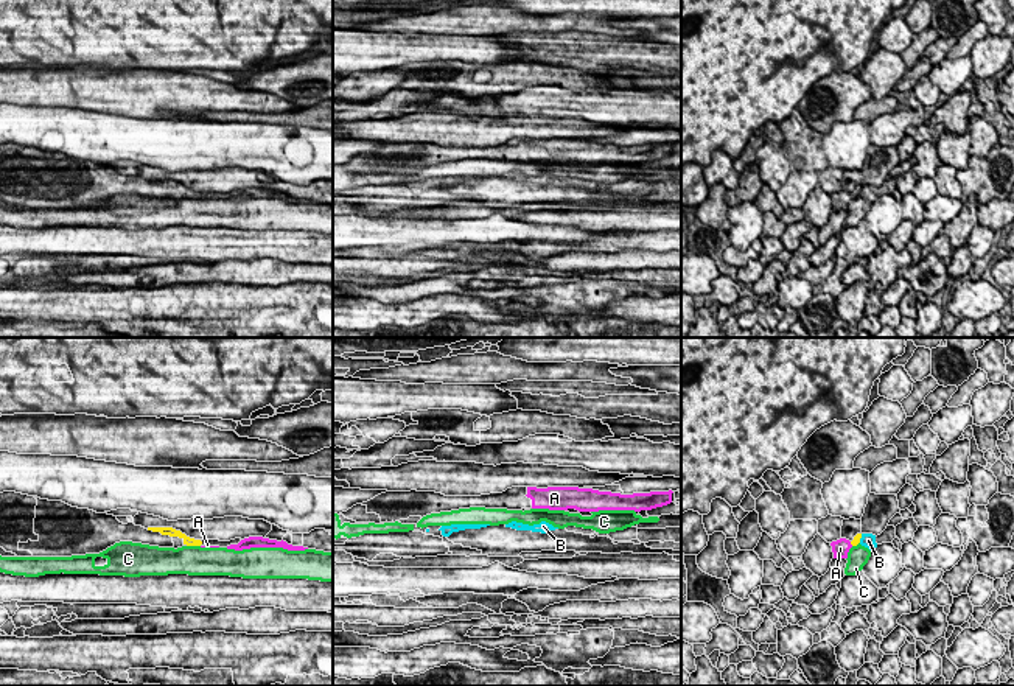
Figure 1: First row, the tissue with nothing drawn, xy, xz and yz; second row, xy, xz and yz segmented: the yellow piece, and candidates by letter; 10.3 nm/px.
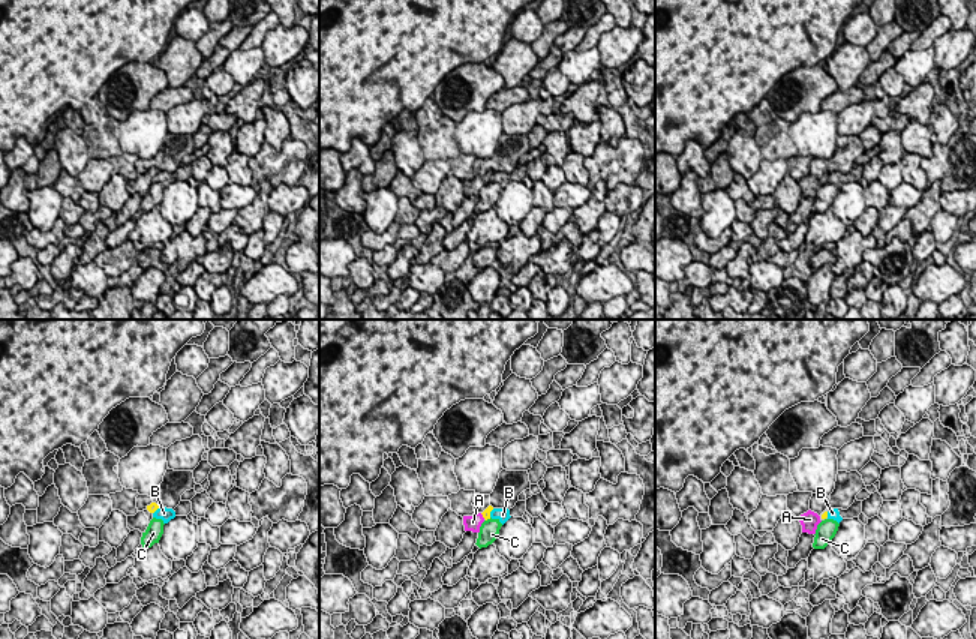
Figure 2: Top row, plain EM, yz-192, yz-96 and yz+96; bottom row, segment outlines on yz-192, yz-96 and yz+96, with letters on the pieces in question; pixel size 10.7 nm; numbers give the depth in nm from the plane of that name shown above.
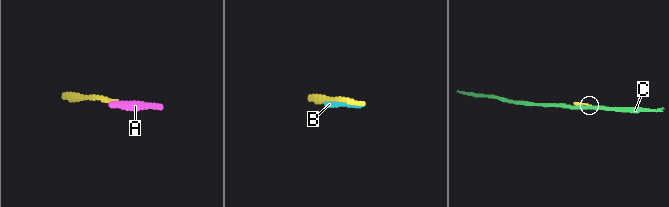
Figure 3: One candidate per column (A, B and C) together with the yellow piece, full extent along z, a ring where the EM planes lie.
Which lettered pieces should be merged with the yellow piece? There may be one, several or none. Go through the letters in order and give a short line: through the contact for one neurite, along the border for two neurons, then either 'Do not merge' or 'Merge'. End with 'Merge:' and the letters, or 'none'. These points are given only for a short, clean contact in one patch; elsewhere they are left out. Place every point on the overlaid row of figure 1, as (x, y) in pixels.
A: Merge
B: Do not merge
C: Do not merge
Merge: A

